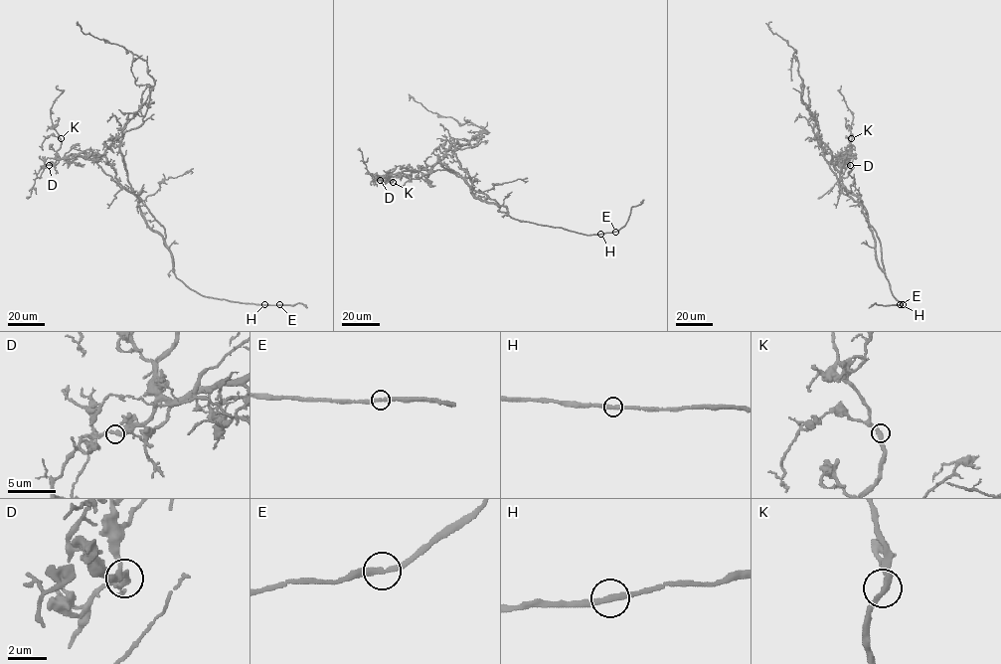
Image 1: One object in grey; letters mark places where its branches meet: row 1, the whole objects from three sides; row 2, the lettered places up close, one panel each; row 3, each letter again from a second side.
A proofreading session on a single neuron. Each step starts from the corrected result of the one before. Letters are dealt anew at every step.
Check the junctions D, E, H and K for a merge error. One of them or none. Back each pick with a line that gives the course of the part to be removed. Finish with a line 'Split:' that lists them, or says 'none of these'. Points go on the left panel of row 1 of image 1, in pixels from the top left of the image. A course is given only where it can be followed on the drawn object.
Split: none of these

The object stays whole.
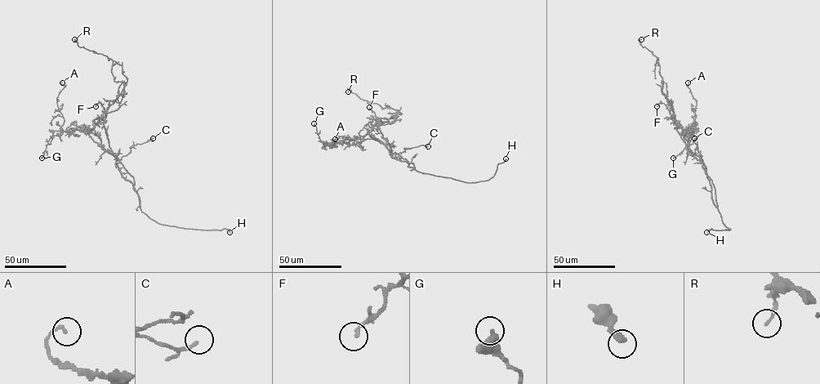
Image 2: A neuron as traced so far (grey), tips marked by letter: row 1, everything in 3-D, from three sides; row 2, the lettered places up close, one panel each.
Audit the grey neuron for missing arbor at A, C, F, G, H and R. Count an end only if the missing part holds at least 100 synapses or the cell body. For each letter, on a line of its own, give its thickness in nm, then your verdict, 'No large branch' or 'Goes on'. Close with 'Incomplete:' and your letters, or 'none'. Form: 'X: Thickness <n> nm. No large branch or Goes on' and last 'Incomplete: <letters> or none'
A: Thickness 150 nm. No large branch
C: Thickness 150 nm. No large branch
F: Thickness 110 nm. No large branch
G: Thickness 480 nm. No large branch
H: Thickness 320 nm. Goes on
R: Thickness 140 nm. No large branch
Incomplete: H

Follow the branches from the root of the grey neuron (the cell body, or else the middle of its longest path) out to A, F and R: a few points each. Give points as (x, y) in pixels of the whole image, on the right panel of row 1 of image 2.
A: (693, 157), (700, 158), (688, 150), (688, 140), (693, 130), (688, 131), (694, 126), (697, 101), (688, 82)
F: (693, 157), (687, 150), (666, 105), (661, 102), (657, 106)
R: (693, 157), (670, 113), (671, 104), (661, 91), (657, 58), (643, 46), (641, 39)

